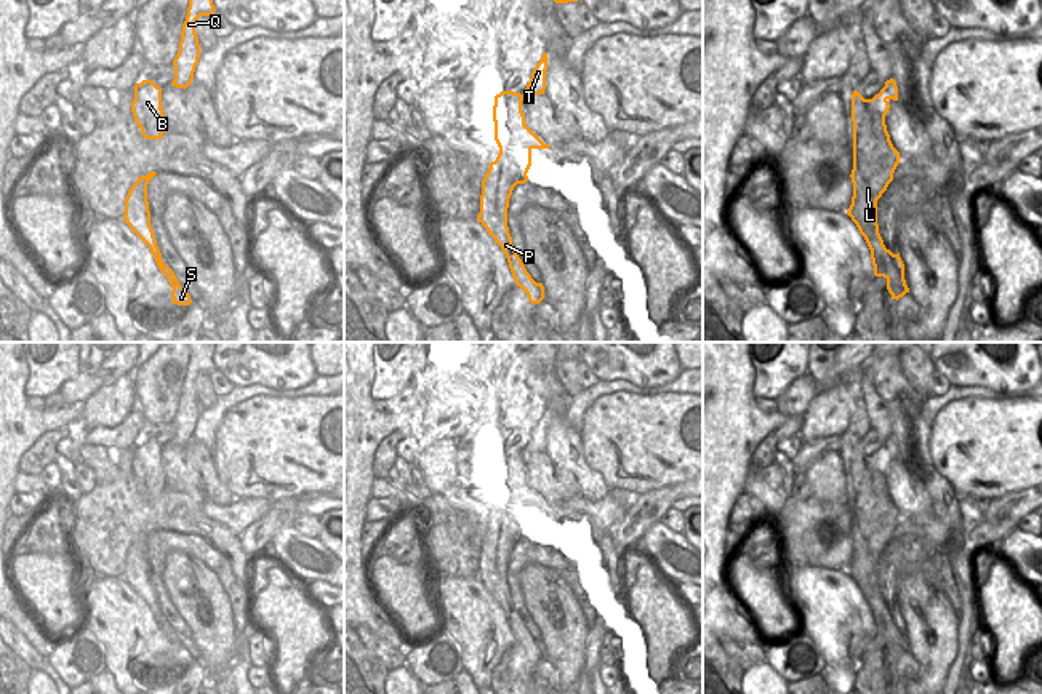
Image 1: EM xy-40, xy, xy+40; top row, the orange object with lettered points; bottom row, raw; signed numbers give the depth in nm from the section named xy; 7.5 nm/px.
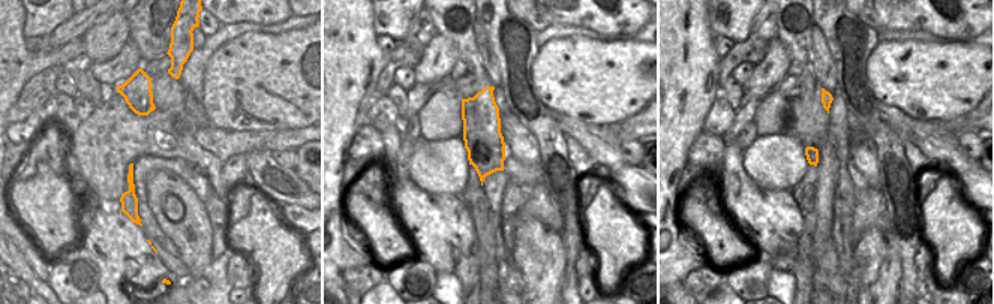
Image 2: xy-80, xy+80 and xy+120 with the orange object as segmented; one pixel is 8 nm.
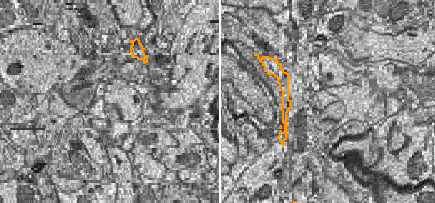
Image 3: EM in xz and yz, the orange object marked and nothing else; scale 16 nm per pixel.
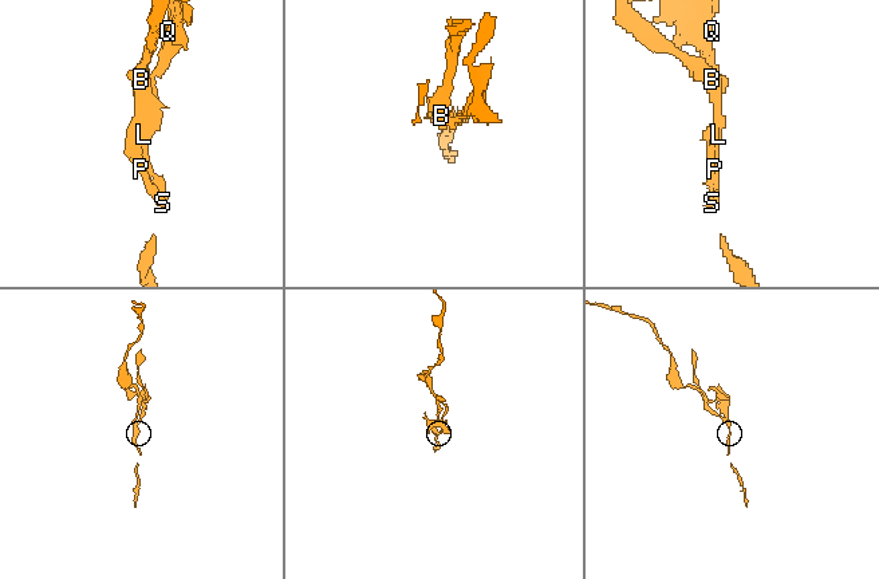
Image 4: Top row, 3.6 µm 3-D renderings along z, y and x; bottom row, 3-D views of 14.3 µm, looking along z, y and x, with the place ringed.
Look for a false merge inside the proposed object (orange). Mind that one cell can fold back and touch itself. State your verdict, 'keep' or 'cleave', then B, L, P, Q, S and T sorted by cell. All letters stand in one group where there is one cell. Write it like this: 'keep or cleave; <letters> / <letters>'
cleave; B L P S / Q T

